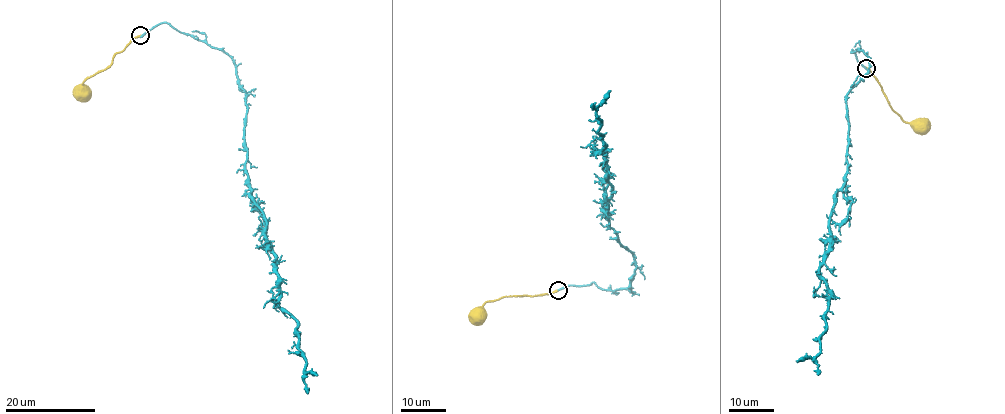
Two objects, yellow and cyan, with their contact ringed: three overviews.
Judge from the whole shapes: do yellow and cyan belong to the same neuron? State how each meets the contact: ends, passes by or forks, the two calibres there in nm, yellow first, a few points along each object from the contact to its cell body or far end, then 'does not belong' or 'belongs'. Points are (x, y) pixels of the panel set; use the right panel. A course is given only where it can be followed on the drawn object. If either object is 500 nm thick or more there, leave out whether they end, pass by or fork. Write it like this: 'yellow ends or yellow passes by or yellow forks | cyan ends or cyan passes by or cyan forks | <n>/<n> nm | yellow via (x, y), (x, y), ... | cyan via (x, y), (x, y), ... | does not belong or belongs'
yellow ends | cyan ends | 300/240 nm | yellow via (866, 67), (901, 118), (921, 127) | cyan via (866, 68), (851, 49), (869, 73), (845, 97), (825, 332), (795, 361) | does not belong

